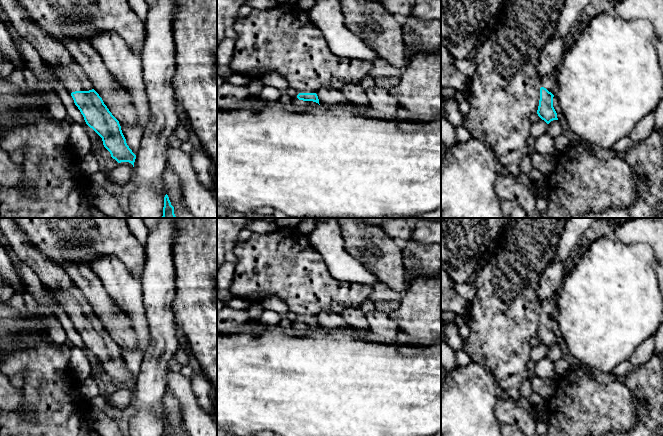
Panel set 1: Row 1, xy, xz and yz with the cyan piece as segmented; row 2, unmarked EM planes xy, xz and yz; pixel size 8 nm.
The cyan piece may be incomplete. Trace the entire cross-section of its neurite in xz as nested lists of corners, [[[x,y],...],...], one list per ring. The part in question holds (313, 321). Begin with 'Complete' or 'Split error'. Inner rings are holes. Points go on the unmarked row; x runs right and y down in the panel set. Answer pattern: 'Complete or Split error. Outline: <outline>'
Split error. Outline: [[[299,317],[292,322],[287,331],[296,336],[310,336],[319,330],[319,323],[316,317]]]

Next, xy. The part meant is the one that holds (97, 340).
Split error. Outline: [[[0,218],[0,230],[12,250],[38,275],[51,297],[71,318],[86,348],[102,362],[111,381],[118,387],[129,386],[134,391],[136,379],[127,369],[119,345],[94,314],[92,306],[65,268],[40,253],[12,218]]]

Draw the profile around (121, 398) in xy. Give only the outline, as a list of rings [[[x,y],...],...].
[[[121,386],[114,393],[107,396],[109,406],[118,410],[124,410],[130,406],[134,391],[129,386]]]

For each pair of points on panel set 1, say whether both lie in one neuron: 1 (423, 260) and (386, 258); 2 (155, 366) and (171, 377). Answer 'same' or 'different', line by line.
1: different
2: different

